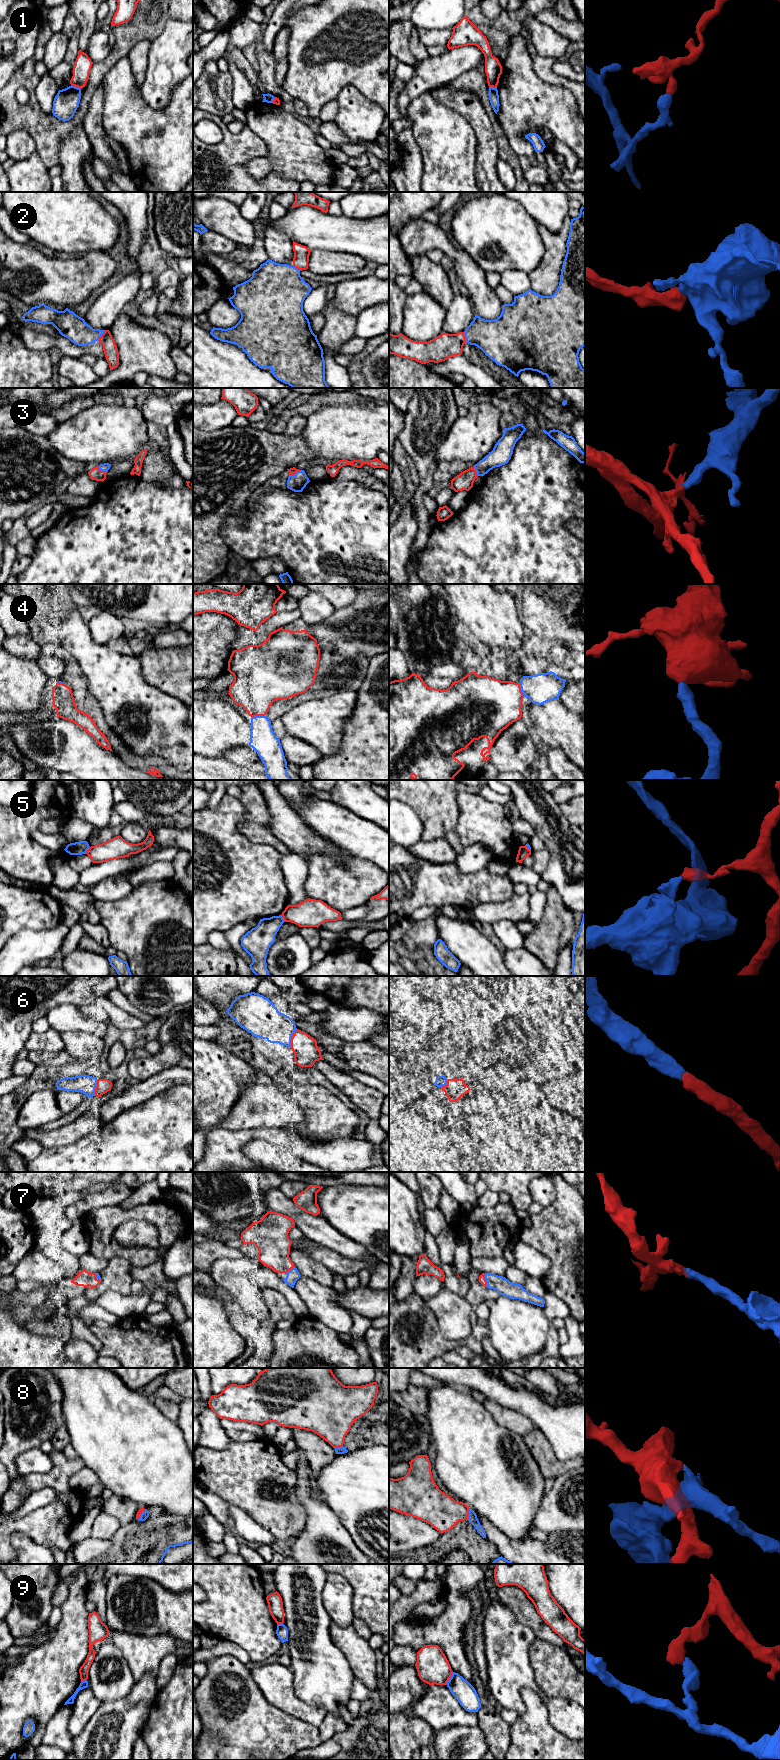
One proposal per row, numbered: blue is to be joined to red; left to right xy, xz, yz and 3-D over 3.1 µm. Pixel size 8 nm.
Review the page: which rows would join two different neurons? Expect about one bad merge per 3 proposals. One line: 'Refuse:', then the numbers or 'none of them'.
Refuse: 1, 5, 9

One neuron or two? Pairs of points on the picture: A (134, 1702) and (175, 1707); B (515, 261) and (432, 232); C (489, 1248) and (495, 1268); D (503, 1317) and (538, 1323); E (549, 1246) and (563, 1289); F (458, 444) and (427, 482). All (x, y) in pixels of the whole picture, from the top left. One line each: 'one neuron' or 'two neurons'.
A: two neurons
B: two neurons
C: two neurons
D: one neuron
E: one neuron
F: two neurons

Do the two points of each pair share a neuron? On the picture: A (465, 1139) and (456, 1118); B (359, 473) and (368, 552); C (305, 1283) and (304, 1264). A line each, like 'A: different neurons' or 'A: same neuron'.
A: same neuron
B: different neurons
C: different neurons

